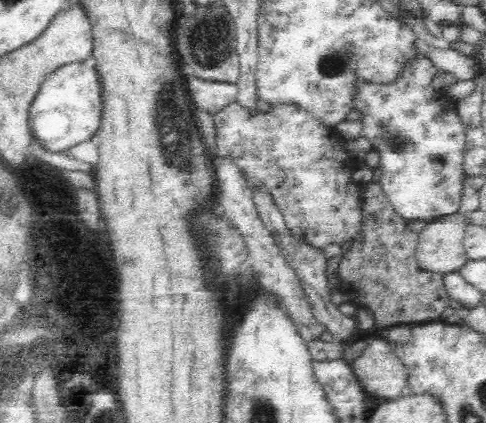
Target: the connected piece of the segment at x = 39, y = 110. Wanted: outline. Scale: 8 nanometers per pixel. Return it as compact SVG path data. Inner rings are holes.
M84 61L63 64L44 80L30 108L30 124L50 151L63 151L94 136L104 114L105 87L98 69Z

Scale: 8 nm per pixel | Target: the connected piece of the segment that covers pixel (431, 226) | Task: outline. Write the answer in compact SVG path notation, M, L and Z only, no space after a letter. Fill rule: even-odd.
M458 212L430 220L419 232L415 248L417 267L422 272L442 276L459 272L469 259L461 245L468 223L468 216Z

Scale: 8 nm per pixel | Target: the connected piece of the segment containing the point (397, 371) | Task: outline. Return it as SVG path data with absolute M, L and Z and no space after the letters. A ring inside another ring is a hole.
M377 335L371 336L369 339L364 340L362 350L358 356L349 362L351 371L354 376L359 380L362 388L368 392L369 395L390 399L400 397L400 391L405 384L406 371L402 363L397 360L393 352L388 348L384 338Z

